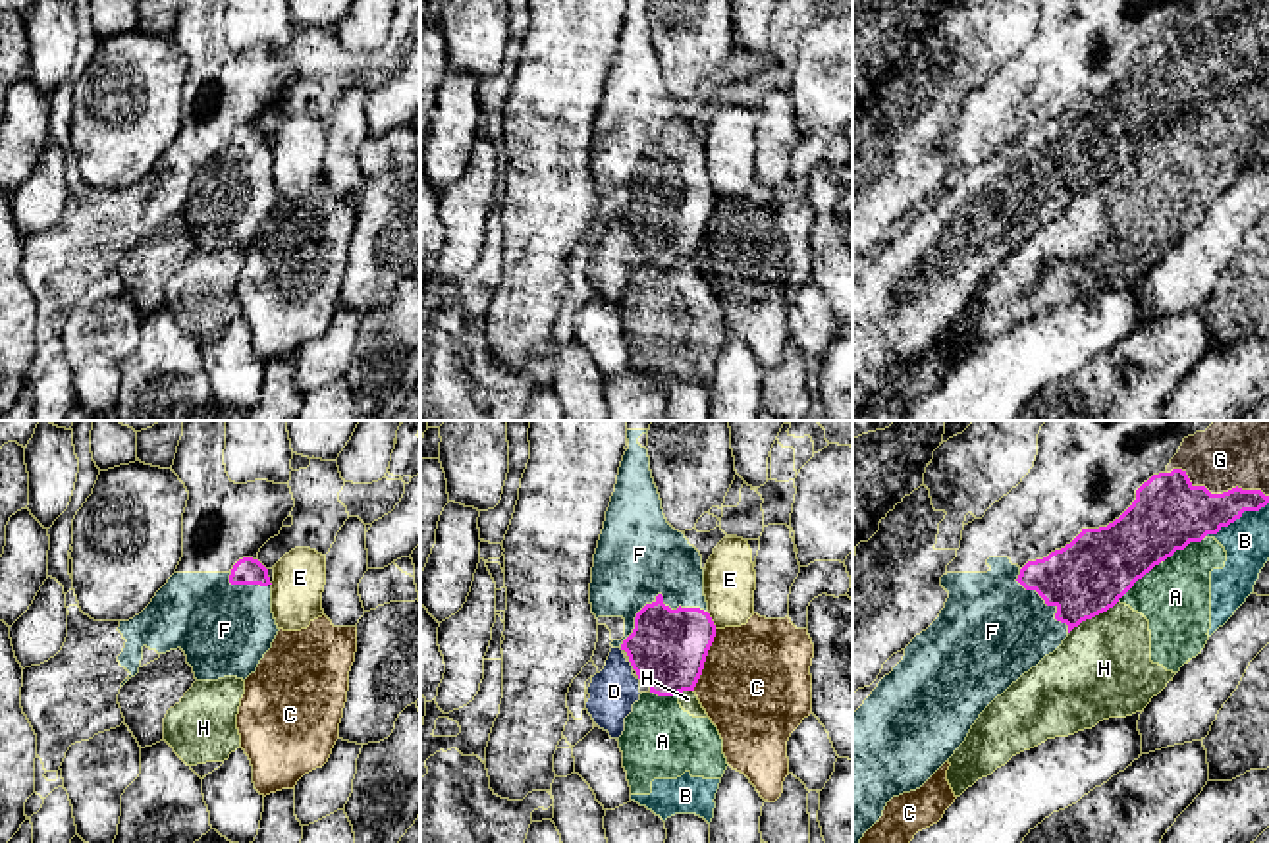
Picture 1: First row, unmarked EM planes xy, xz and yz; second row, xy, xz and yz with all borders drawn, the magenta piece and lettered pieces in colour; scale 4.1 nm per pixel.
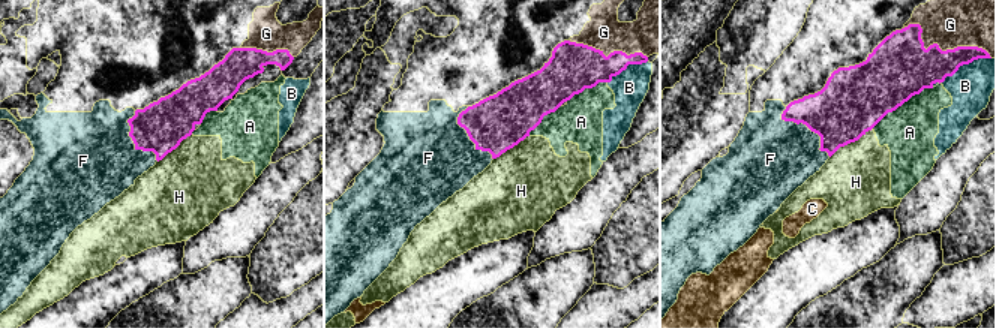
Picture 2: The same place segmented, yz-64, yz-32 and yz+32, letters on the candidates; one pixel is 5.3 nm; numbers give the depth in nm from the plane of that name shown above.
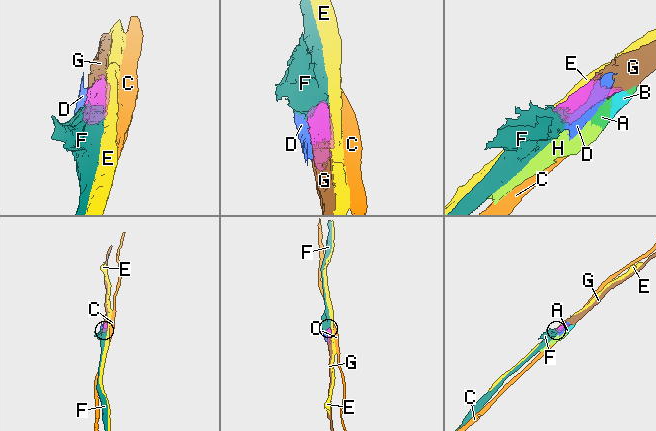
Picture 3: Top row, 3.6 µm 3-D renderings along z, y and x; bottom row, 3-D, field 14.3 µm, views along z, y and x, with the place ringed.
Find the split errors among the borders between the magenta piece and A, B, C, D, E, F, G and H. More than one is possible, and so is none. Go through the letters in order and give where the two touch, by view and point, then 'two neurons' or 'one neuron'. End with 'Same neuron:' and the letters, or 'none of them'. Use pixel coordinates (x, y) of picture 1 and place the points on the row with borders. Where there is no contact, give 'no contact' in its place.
A: meets magenta in yz at (1138, 577); two neurons
B: meets magenta in yz at (1235, 519); two neurons
C: meets magenta in xz at (704, 660); two neurons
D: meets magenta in xz at (631, 664); two neurons
E: meets magenta in xz at (710, 620); two neurons
F: meets magenta in xz at (656, 597); one neuron
G: meets magenta in yz at (1215, 494); one neuron
H: meets magenta in yz at (1092, 616); two neurons
Same neuron: F, G

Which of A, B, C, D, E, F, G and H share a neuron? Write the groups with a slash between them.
A B H / C / D / E / F G

